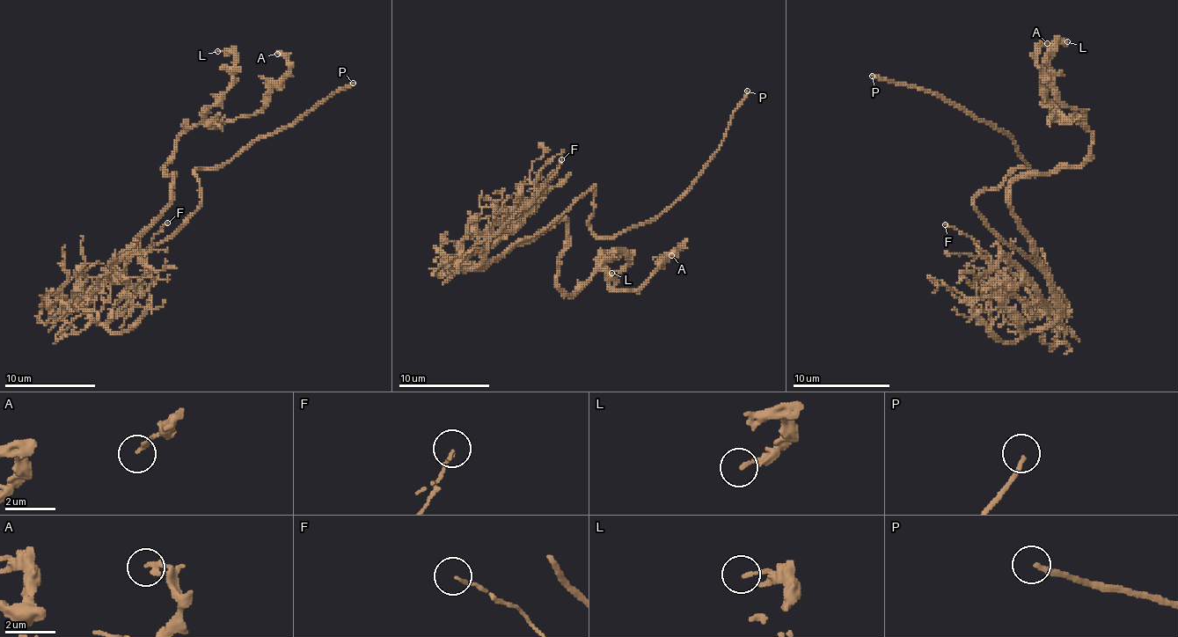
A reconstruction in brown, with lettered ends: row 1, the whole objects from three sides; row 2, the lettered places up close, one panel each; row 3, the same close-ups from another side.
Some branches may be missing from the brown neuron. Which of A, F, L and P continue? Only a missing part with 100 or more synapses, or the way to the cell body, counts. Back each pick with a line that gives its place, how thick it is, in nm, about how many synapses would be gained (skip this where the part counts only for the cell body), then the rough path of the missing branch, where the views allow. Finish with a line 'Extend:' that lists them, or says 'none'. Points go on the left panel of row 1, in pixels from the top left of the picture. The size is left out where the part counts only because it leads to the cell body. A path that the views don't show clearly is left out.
P: place (353, 83); calibre 170 nm
Extend: P

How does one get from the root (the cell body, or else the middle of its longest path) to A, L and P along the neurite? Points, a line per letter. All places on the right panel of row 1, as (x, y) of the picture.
A: (1023, 256), (1033, 238), (1011, 185), (1077, 168), (1091, 149), (1064, 119), (1084, 112), (1037, 63), (1047, 43)
L: (1023, 256), (1033, 238), (1011, 185), (1077, 168), (1091, 149), (1045, 97), (1049, 51), (1067, 41)
P: (1023, 256), (974, 209), (981, 193), (1028, 165), (1015, 143), (923, 87), (872, 76)

